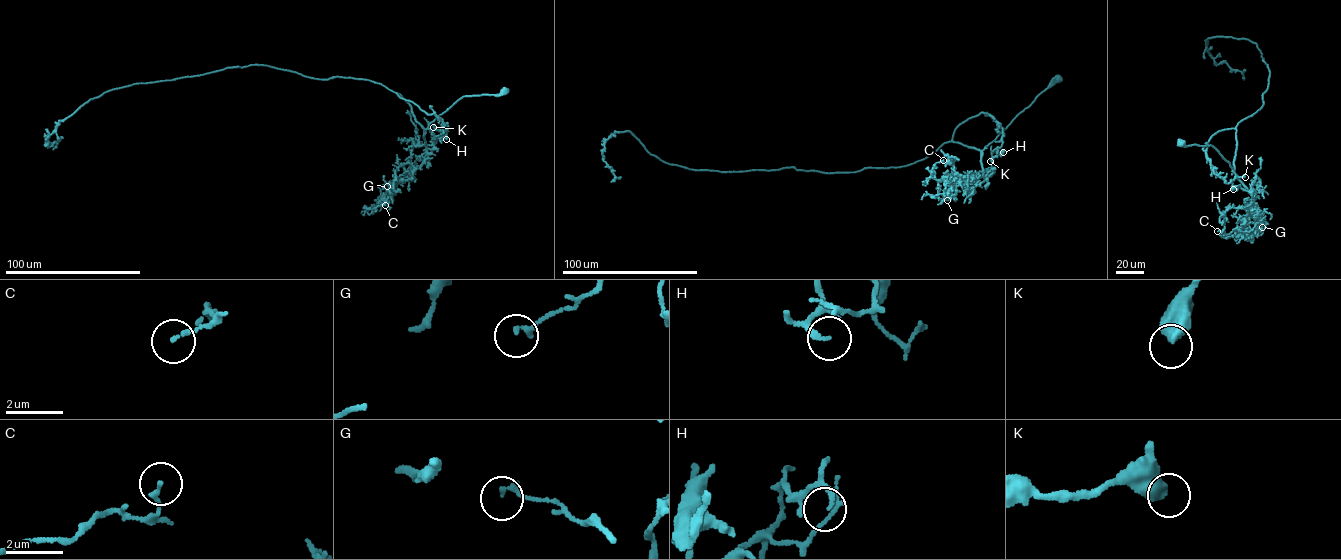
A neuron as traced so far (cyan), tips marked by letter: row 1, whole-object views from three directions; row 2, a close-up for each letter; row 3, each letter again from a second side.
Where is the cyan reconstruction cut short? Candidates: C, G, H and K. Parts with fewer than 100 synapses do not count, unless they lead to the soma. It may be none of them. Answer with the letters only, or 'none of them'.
none of them

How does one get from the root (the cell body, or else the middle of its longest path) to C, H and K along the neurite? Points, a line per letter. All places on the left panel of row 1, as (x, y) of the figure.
C: (504, 91), (464, 96), (429, 124), (424, 135), (425, 160), (410, 178), (391, 187), (374, 209), (385, 205)
H: (504, 91), (464, 96), (437, 117), (425, 130), (425, 144), (433, 145), (437, 137), (446, 139)
K: (504, 91), (464, 96), (425, 129), (396, 93), (435, 115), (446, 135), (433, 127)

